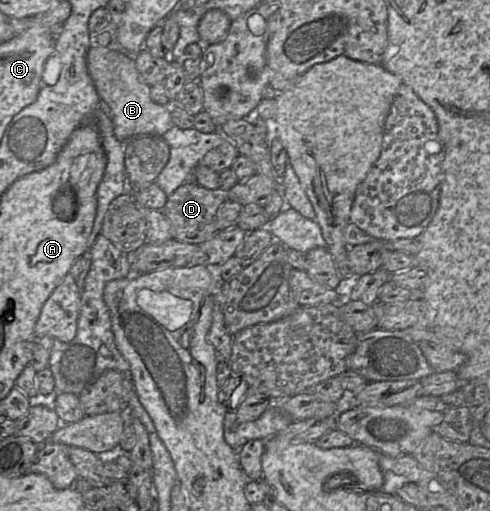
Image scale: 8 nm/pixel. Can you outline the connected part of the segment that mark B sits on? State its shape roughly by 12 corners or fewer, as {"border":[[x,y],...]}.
{"border":[[93,41],[86,60],[121,143],[163,136],[171,107],[151,99],[133,56]]}

